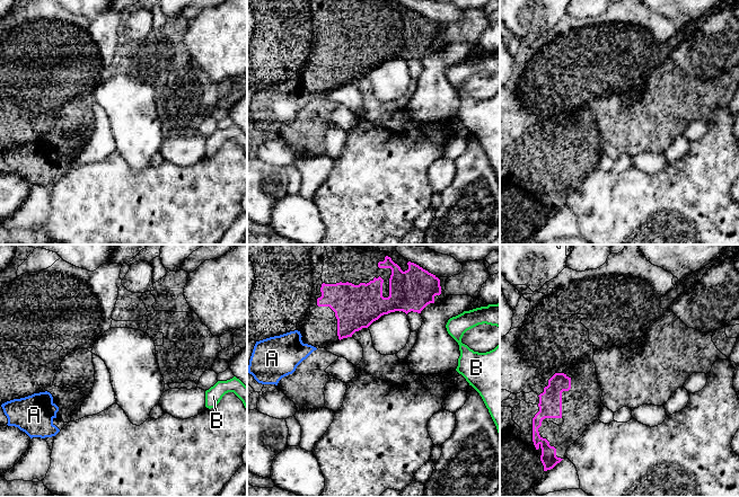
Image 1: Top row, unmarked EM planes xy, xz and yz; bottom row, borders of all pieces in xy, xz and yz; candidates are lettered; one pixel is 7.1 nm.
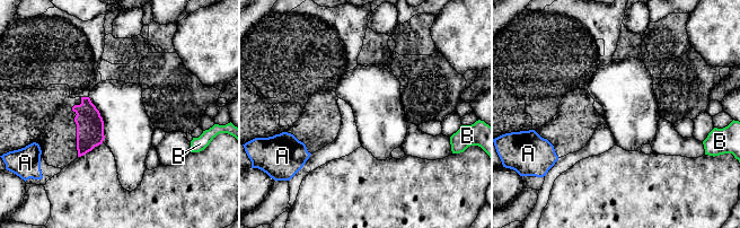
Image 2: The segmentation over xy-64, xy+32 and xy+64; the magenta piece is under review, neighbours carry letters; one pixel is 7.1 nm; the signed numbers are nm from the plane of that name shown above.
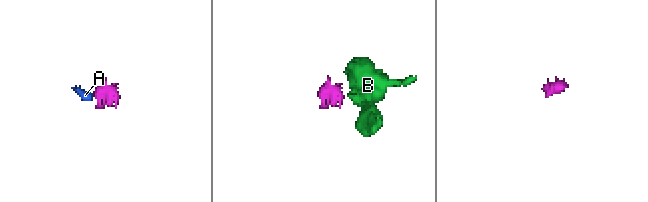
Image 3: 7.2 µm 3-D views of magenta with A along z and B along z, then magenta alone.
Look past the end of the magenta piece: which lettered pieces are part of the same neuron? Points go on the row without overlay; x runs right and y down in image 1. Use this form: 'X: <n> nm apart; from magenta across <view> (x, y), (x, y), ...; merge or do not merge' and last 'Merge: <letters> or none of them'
A: 180 nm apart; from magenta across xz (339, 86), (316, 96); merge
B: 160 nm apart; from magenta across xz (433, 50), (450, 65); do not merge
Merge: A

